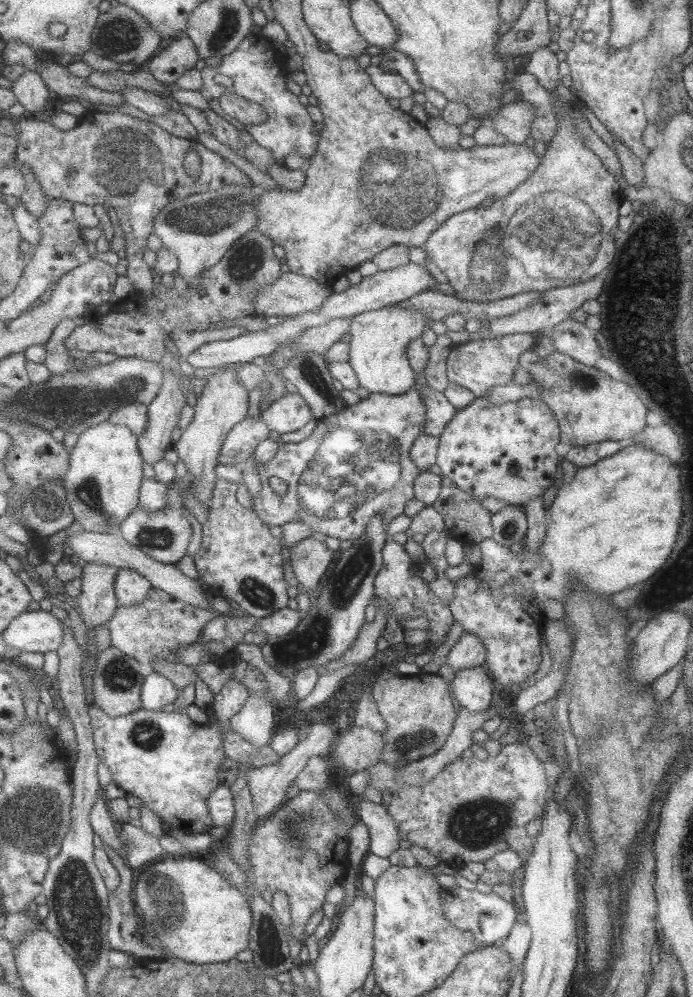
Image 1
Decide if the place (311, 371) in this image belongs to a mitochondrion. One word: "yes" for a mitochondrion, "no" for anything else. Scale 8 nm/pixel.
yes

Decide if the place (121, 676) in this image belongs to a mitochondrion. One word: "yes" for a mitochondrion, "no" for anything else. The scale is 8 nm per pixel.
yes

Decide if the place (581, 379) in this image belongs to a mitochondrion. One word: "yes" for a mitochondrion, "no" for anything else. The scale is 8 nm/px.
yes

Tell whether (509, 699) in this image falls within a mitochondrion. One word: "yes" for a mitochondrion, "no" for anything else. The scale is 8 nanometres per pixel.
no

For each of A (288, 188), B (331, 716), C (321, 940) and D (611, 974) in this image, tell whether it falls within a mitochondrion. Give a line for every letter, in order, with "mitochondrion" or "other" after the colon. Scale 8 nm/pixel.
A: other
B: other
C: other
D: other

